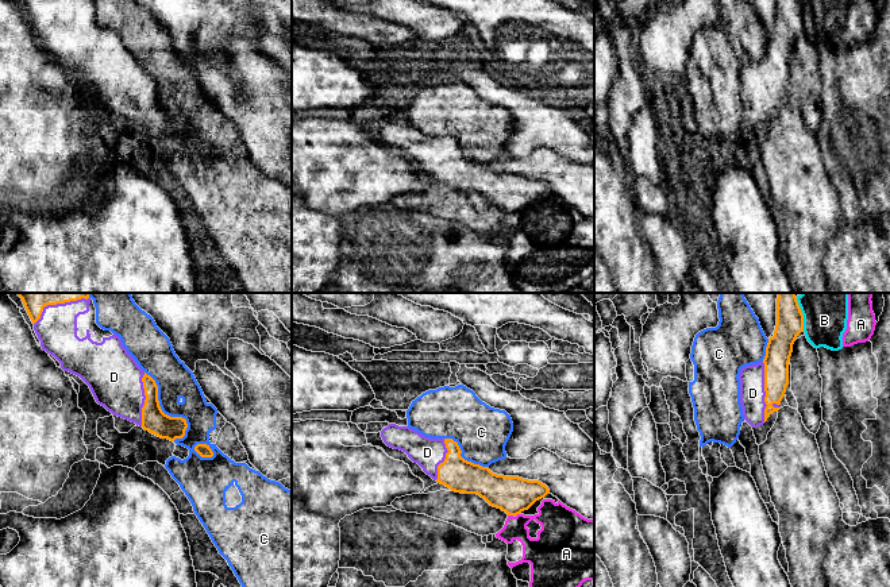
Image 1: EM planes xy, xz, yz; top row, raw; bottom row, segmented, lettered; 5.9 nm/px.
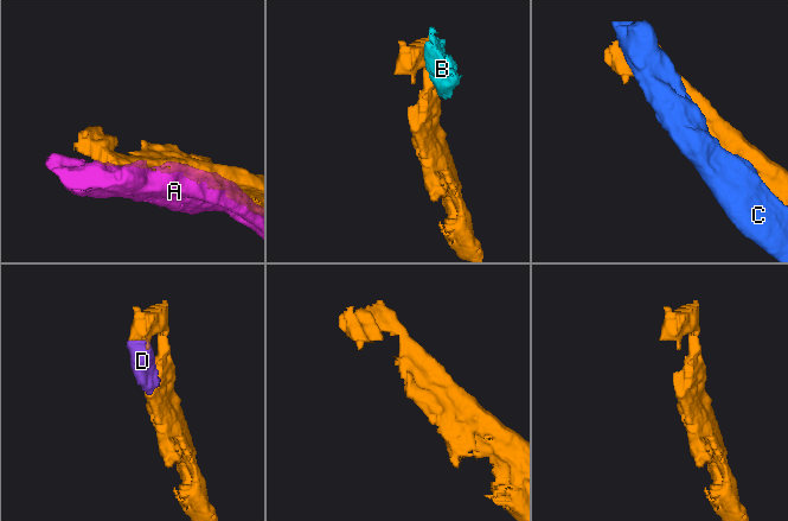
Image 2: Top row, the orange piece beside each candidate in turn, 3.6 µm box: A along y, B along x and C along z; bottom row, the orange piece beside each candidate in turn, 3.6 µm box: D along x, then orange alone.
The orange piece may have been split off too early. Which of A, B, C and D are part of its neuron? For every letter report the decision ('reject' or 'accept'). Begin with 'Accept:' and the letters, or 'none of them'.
Accept: none of them
A: reject
B: reject
C: reject
D: reject

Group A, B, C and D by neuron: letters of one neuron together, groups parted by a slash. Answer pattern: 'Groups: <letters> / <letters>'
Groups: A B / C / D

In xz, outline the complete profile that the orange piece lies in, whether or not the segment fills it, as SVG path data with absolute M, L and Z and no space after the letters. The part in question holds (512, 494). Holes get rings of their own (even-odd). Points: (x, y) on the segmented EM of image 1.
M444 439L446 459L438 466L436 482L451 491L477 494L490 506L508 515L528 510L536 501L550 494L546 484L519 476L493 474L488 467L465 460L461 448L452 439Z

